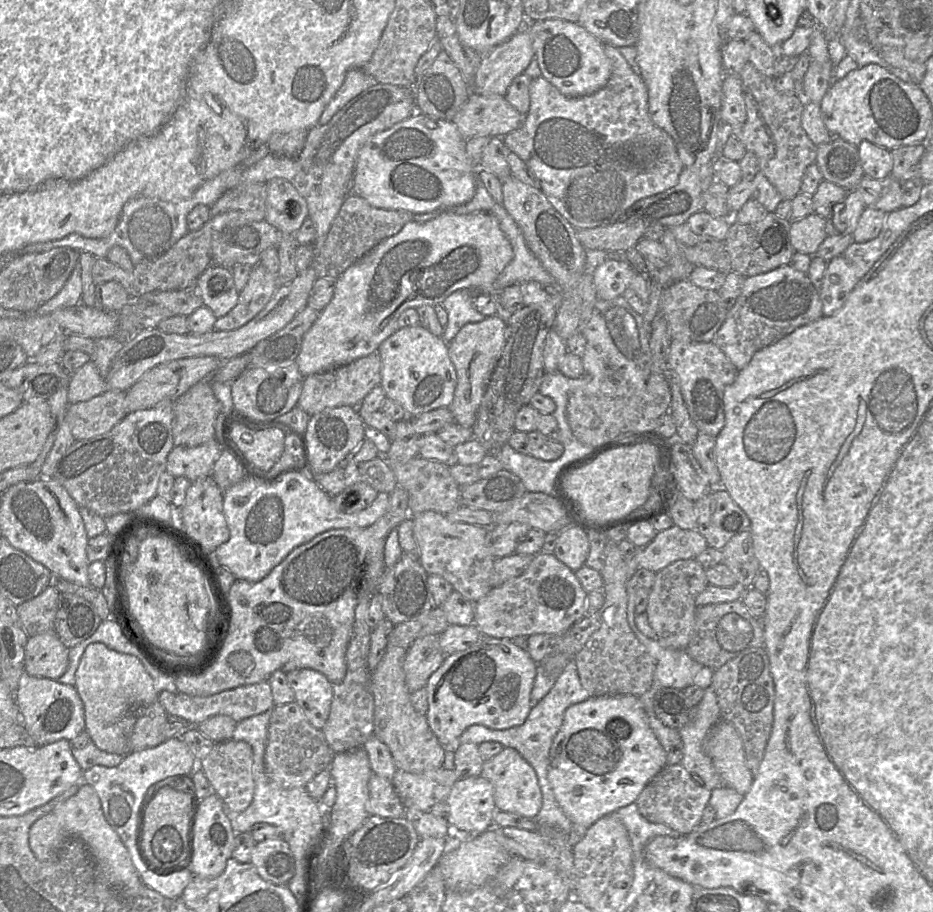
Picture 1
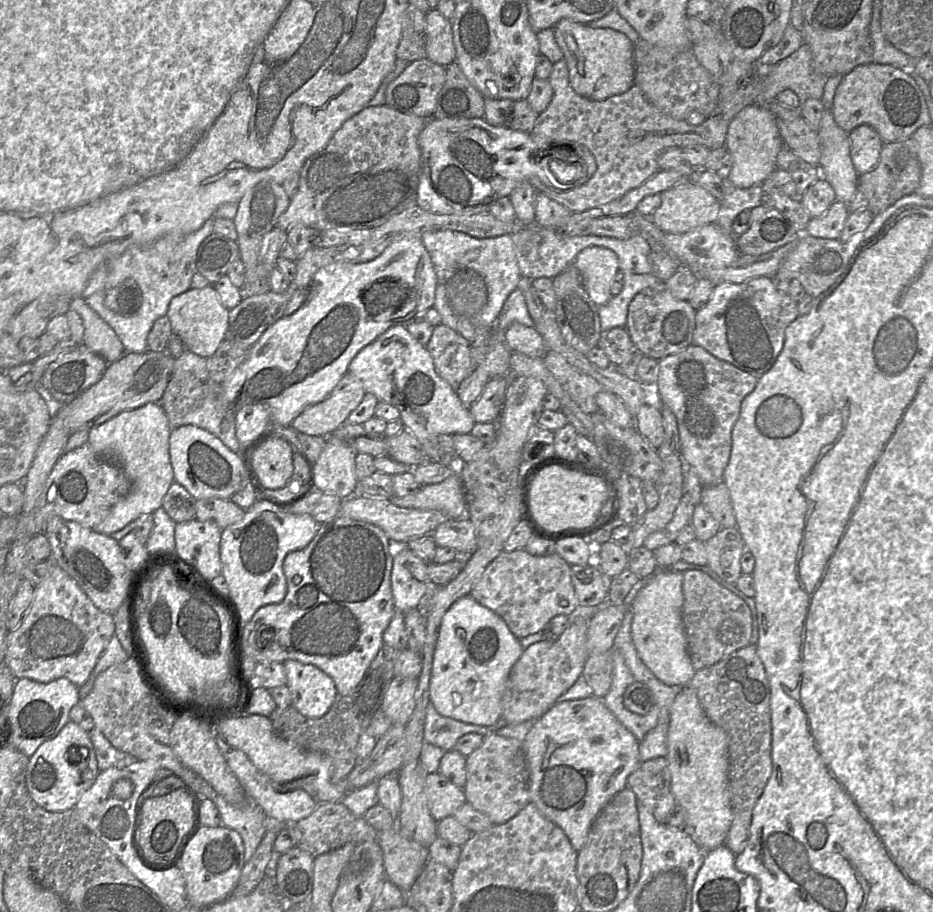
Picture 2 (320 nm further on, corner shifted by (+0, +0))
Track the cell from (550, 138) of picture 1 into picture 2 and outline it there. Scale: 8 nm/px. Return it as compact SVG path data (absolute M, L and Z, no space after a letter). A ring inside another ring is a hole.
M563 58L553 64L548 80L553 89L553 98L539 114L531 134L536 139L552 141L555 145L571 146L558 151L569 154L572 157L570 163L580 160L575 153L575 145L587 147L595 158L597 169L586 183L569 190L549 189L539 177L531 177L529 183L537 192L565 206L572 213L605 205L642 185L659 171L658 158L670 147L702 145L709 150L725 147L730 120L720 114L706 118L700 125L690 125L686 120L674 119L655 107L636 84L626 92L605 100L587 99L571 87L569 70Z

